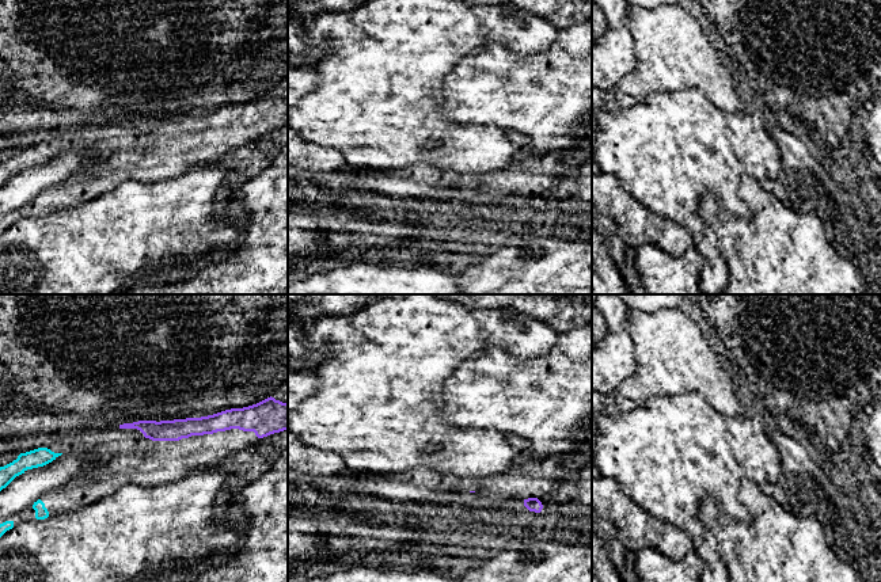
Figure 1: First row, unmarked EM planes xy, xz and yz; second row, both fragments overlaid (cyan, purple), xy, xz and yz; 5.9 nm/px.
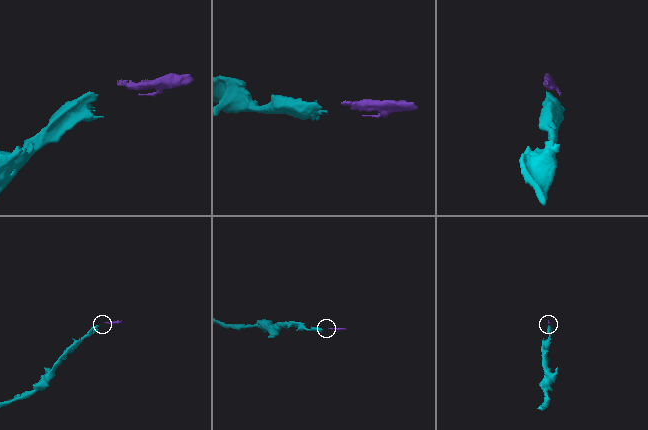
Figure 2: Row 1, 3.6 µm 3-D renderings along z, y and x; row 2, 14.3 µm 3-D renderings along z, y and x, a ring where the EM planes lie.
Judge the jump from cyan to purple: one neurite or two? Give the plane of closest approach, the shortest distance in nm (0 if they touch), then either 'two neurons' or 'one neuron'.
xy | 380 nm | one neuron

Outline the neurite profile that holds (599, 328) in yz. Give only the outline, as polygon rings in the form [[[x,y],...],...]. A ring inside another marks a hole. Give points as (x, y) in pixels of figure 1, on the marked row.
[[[592,294],[592,336],[596,339],[596,342],[601,341],[608,331],[604,317],[595,307],[595,301],[597,300],[597,297],[599,294]]]

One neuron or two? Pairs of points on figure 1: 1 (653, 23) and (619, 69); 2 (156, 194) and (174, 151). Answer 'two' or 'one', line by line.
1: two
2: two

